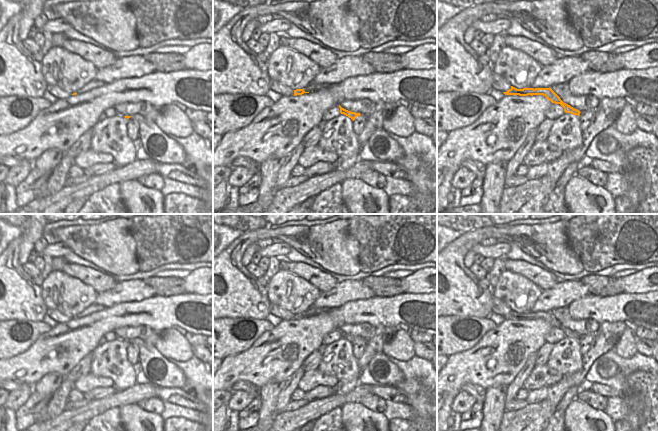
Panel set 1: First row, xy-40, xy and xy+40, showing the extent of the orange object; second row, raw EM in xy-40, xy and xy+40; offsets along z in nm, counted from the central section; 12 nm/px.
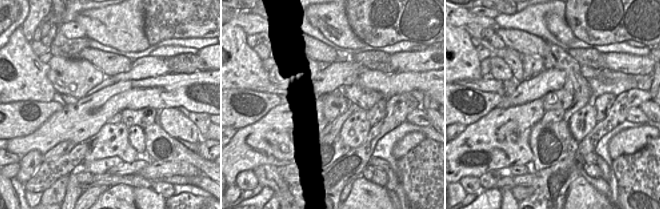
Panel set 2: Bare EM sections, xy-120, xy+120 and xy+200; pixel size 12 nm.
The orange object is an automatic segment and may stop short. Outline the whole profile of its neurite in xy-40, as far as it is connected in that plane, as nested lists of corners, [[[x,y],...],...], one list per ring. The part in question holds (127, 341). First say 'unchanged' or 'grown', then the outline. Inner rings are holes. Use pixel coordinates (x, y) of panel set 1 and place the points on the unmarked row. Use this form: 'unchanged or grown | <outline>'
grown | [[[141,339],[124,340],[129,344],[136,344],[139,348],[138,368],[140,368],[149,382],[162,388],[184,389],[187,379],[184,373],[168,359],[163,357],[152,344],[146,344]]]

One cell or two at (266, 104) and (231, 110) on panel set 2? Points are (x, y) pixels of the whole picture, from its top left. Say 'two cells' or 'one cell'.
one cell

